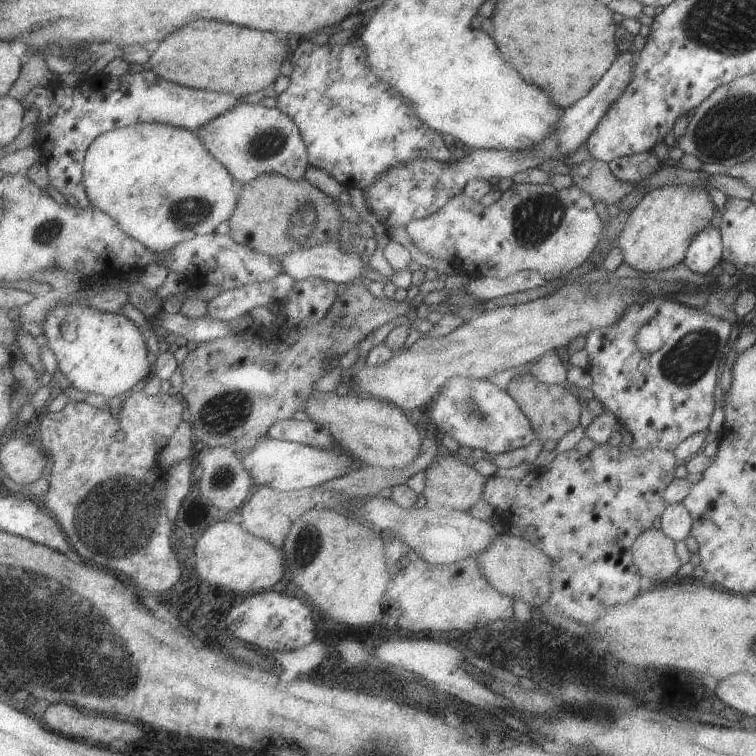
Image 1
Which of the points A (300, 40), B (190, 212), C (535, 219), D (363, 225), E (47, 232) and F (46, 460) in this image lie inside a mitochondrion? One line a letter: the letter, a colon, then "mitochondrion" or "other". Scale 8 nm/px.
A: other
B: mitochondrion
C: mitochondrion
D: other
E: mitochondrion
F: other

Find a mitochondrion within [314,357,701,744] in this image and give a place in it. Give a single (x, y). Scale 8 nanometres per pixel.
(579, 709)

